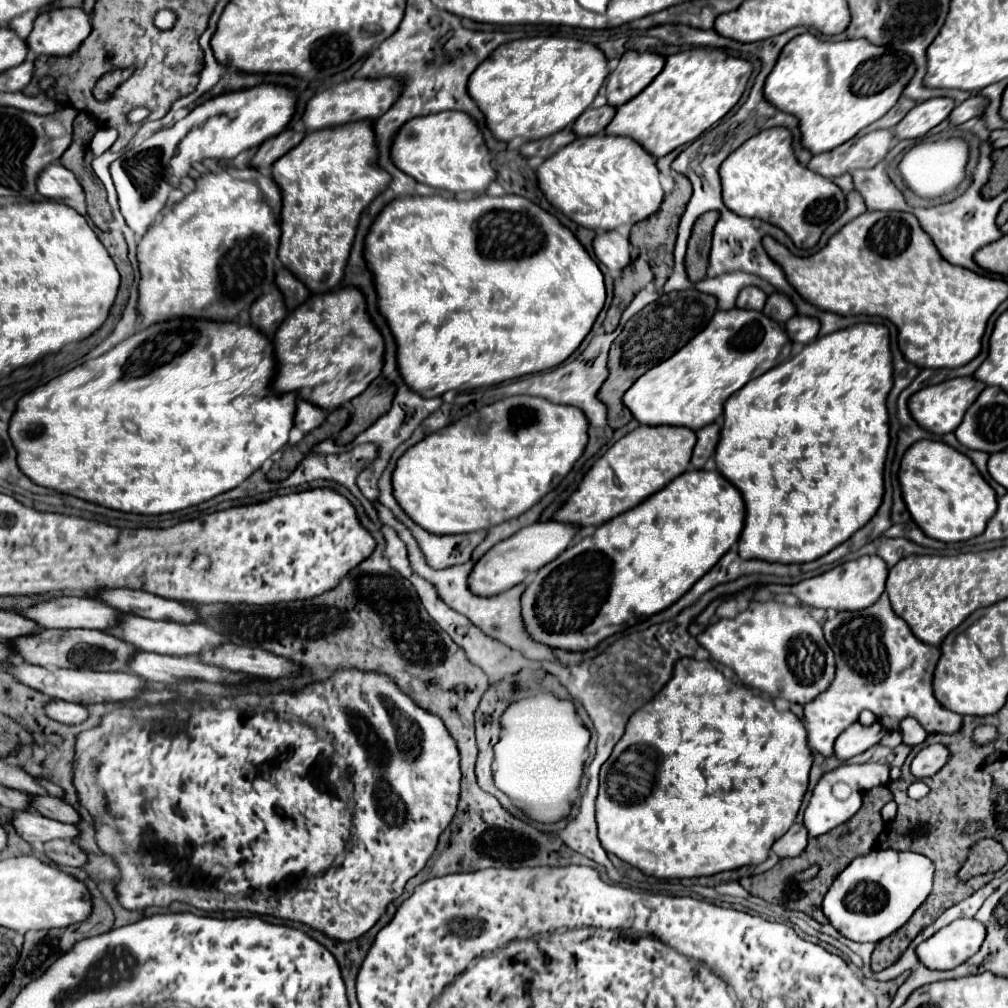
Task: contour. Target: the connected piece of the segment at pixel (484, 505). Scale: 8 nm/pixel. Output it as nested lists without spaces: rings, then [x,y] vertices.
[[[512,396],[492,406],[478,410],[474,416],[460,418],[440,432],[426,436],[416,446],[408,448],[392,474],[394,498],[400,508],[420,528],[432,534],[464,534],[488,530],[510,518],[524,514],[548,490],[556,488],[560,480],[572,470],[574,462],[582,456],[588,442],[588,420],[576,408],[548,404],[536,396]]]

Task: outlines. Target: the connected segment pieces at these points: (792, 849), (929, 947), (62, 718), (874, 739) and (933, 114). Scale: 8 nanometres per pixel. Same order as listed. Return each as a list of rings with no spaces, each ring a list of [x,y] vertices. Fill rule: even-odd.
[[[794,824],[780,840],[776,840],[772,850],[780,858],[794,858],[804,852],[806,844],[808,844],[808,832],[806,832],[804,824]]]
[[[958,918],[916,948],[918,960],[928,970],[952,970],[982,946],[986,928],[972,918]]]
[[[60,700],[48,702],[44,706],[44,712],[46,712],[48,718],[52,718],[56,722],[62,722],[62,724],[78,724],[88,716],[84,706],[70,704],[70,702],[60,702]]]
[[[856,721],[836,739],[834,754],[840,760],[848,760],[856,754],[866,752],[870,746],[878,744],[886,732],[888,730],[884,730],[880,722],[864,726],[862,722]]]
[[[932,98],[916,104],[894,128],[898,140],[914,140],[938,126],[952,112],[954,102],[950,98]]]

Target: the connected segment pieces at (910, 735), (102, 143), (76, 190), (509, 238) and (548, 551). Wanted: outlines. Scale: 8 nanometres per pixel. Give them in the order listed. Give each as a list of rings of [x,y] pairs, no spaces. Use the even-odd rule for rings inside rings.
[[[904,718],[900,720],[900,732],[902,732],[902,742],[908,746],[916,746],[922,744],[928,736],[928,732],[914,720],[914,718]]]
[[[98,128],[96,134],[92,136],[92,142],[90,142],[90,150],[94,156],[100,156],[104,154],[118,138],[118,132],[114,128]]]
[[[52,162],[38,176],[38,192],[46,198],[72,198],[82,192],[76,176],[60,162]]]
[[[434,188],[435,193],[430,196],[400,196],[394,198],[386,208],[376,216],[372,222],[366,240],[364,240],[364,256],[368,262],[368,268],[374,276],[374,288],[378,294],[378,312],[386,318],[390,332],[396,340],[396,362],[398,372],[402,380],[408,384],[410,390],[418,392],[424,398],[436,398],[442,396],[448,390],[472,390],[472,388],[486,388],[500,384],[510,378],[520,378],[526,374],[536,374],[548,368],[554,368],[562,364],[586,338],[590,332],[596,316],[600,314],[606,290],[604,290],[604,276],[598,268],[598,264],[590,258],[590,254],[582,248],[582,244],[576,240],[576,236],[564,228],[552,214],[544,212],[534,202],[522,198],[522,196],[500,196],[492,198],[486,196],[486,190],[482,194],[476,192],[448,192]],[[378,262],[384,262],[384,268],[380,272]]]
[[[542,522],[542,524],[532,524],[522,530],[518,530],[514,536],[494,544],[472,568],[468,576],[468,588],[476,596],[496,596],[498,592],[504,592],[516,584],[522,584],[528,580],[534,572],[538,572],[540,566],[548,564],[554,560],[564,548],[570,544],[578,528],[572,528],[572,524],[558,524],[558,522]]]

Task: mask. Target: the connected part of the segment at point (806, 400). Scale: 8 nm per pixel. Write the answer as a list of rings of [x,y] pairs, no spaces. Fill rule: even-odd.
[[[856,324],[846,330],[832,332],[822,336],[802,348],[800,354],[782,362],[780,366],[768,370],[766,374],[750,380],[744,388],[734,392],[724,404],[724,420],[720,430],[720,444],[716,446],[716,466],[718,472],[740,490],[746,504],[746,518],[744,530],[738,540],[738,554],[740,558],[748,560],[766,560],[766,562],[782,562],[782,564],[804,564],[812,562],[832,548],[846,542],[856,530],[860,530],[874,514],[882,502],[884,494],[884,460],[890,444],[890,424],[888,424],[888,410],[886,410],[886,396],[892,388],[892,356],[890,356],[890,340],[888,328],[882,324]]]

